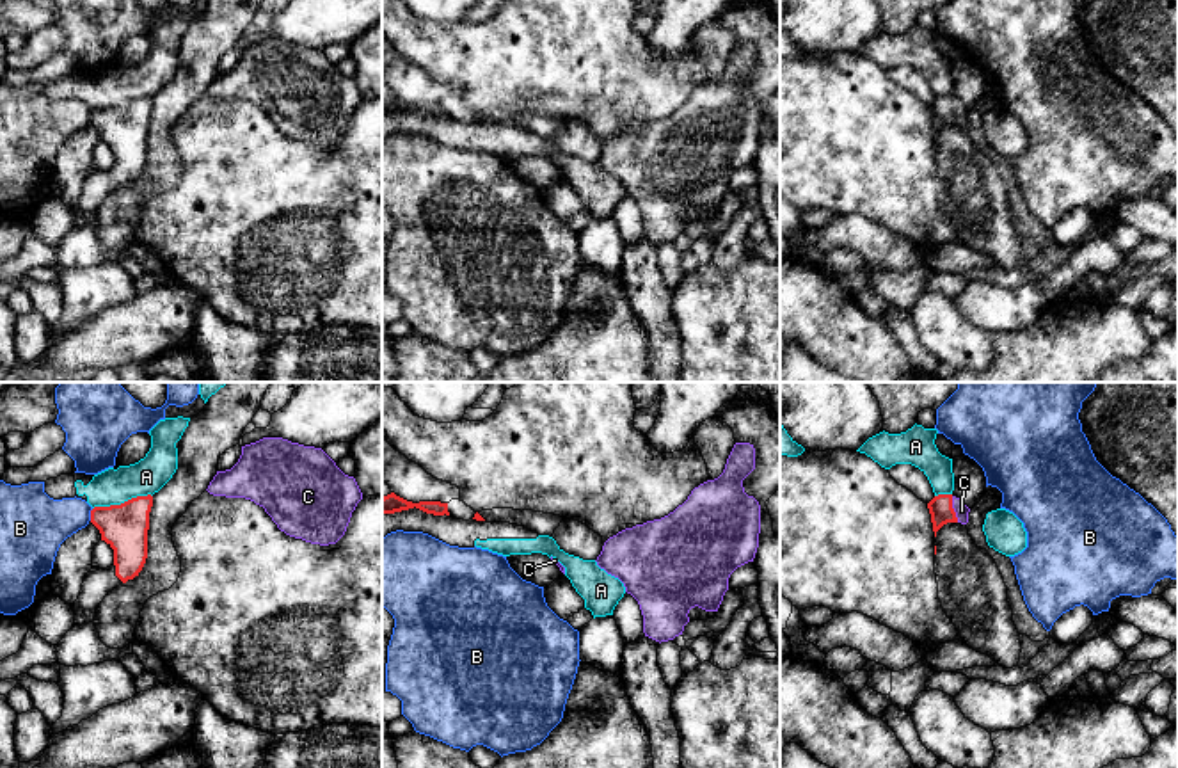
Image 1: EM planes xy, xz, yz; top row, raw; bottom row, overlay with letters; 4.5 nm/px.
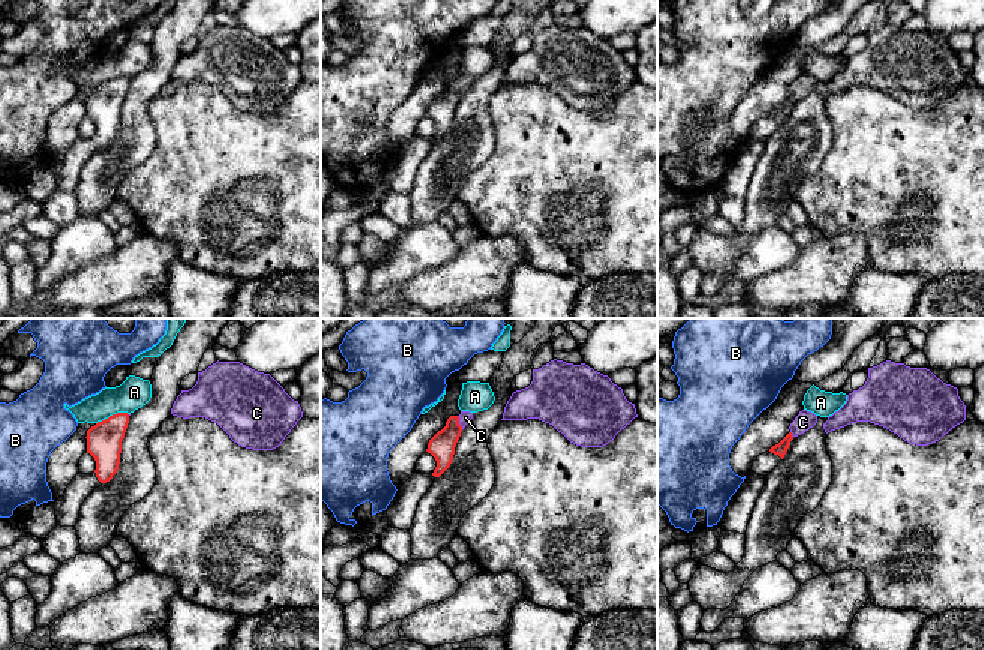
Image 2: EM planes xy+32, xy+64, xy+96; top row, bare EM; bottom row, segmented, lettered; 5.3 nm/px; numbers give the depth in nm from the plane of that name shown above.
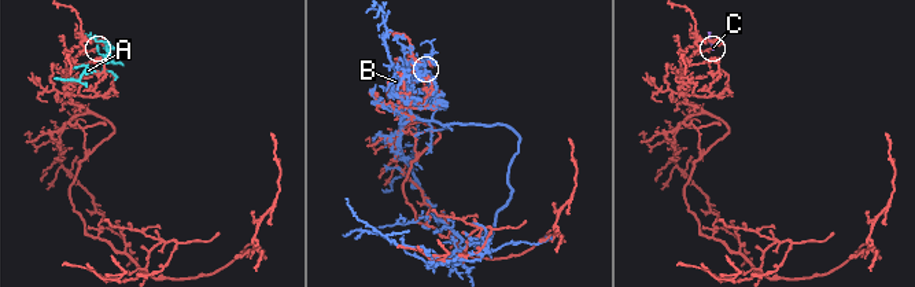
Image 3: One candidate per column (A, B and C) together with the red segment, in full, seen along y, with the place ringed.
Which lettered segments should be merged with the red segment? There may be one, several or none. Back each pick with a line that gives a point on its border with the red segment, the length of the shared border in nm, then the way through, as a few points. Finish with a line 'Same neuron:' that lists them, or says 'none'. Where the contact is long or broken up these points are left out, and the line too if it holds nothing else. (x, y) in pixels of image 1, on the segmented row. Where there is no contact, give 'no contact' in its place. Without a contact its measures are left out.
C: contact yz (953, 509); length 120 nm; way yz (940, 507), (953, 509), (962, 511)
Same neuron: C

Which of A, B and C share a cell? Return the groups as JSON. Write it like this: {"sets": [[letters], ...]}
{"sets": [["A"], ["B"], ["C"]]}

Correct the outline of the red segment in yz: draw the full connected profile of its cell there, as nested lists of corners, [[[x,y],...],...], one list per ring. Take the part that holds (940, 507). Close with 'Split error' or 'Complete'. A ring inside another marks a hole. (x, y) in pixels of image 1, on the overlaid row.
[[[938,494],[927,503],[933,532],[936,532],[947,523],[968,523],[970,508],[952,494]]]. Split error

